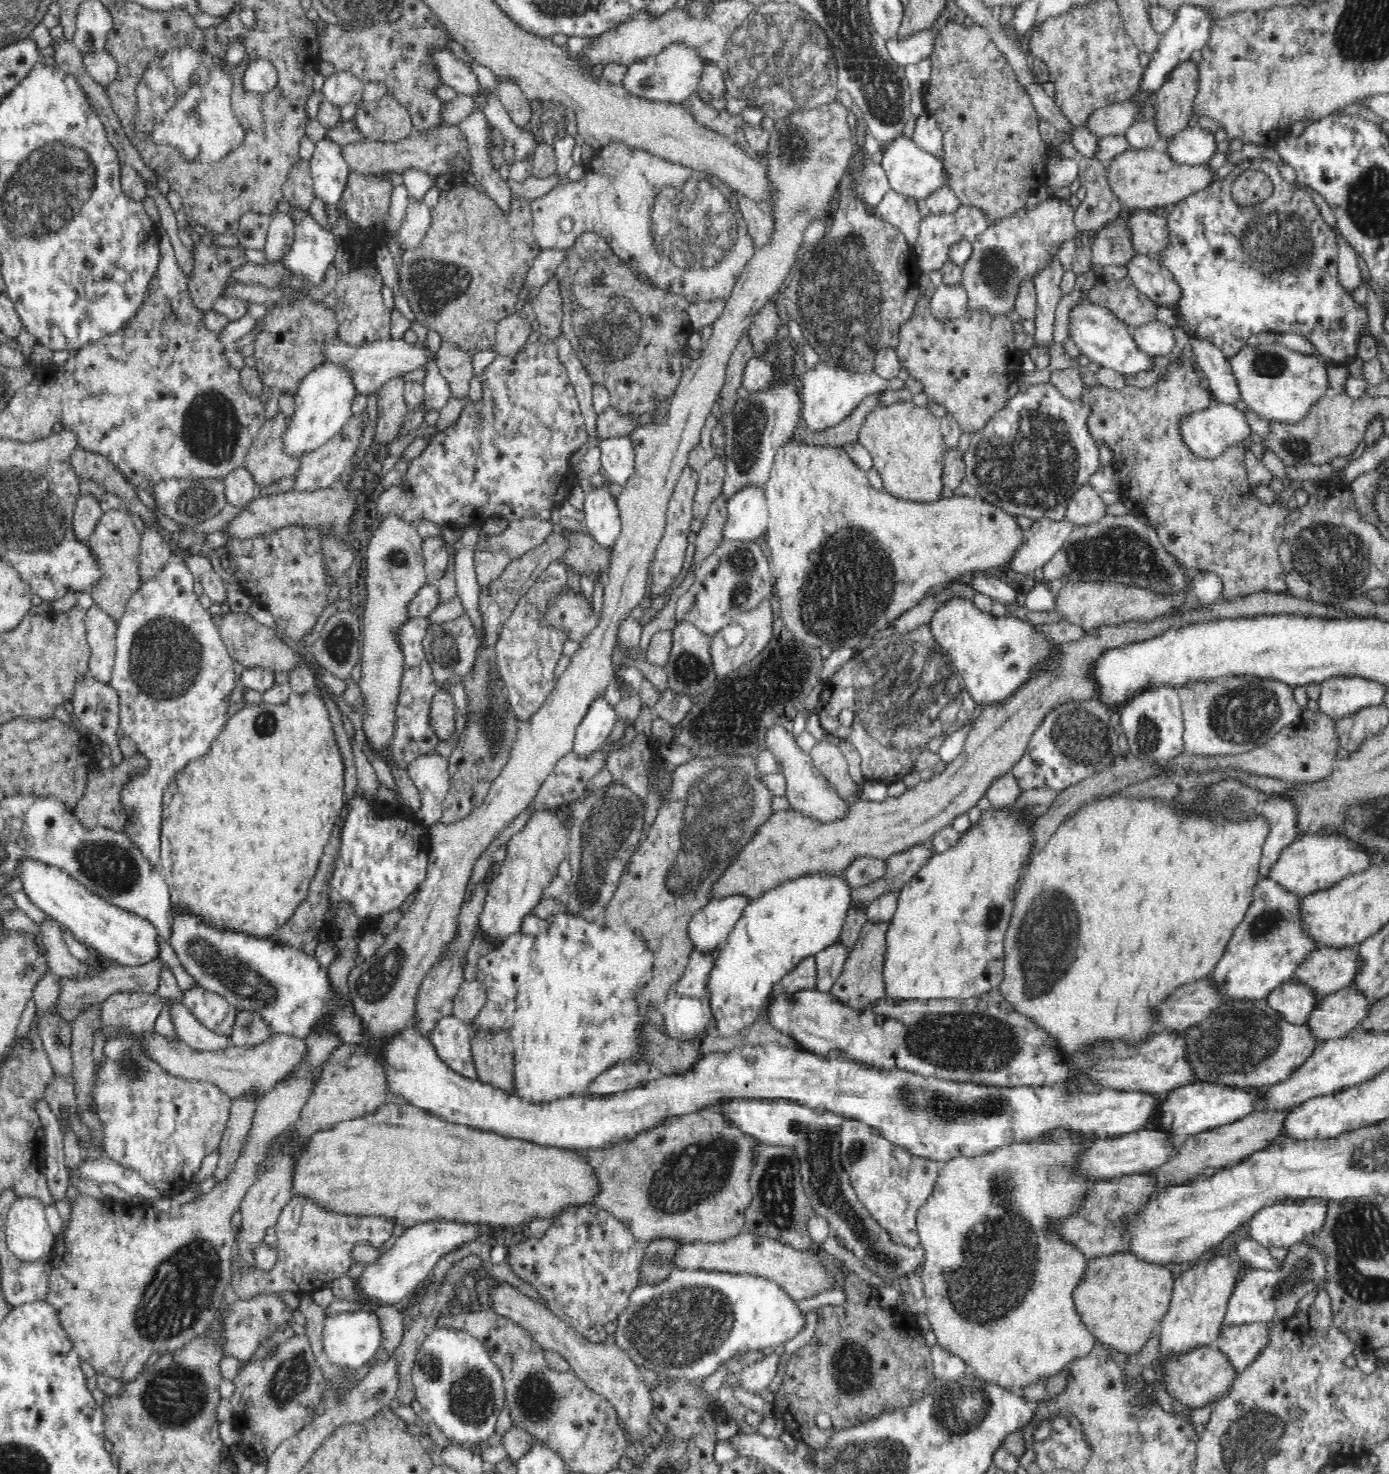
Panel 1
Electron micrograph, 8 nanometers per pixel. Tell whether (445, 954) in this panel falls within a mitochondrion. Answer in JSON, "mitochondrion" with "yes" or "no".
{"mitochondrion":"no"}

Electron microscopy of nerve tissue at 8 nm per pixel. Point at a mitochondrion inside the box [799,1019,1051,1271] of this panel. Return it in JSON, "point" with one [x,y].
{"point":[908,1098]}

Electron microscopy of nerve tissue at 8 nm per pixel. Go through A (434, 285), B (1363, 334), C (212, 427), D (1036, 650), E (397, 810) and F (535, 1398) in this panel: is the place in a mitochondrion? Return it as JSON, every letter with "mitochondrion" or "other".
{"A":"mitochondrion","B":"other","C":"mitochondrion","D":"mitochondrion","E":"other","F":"mitochondrion"}

